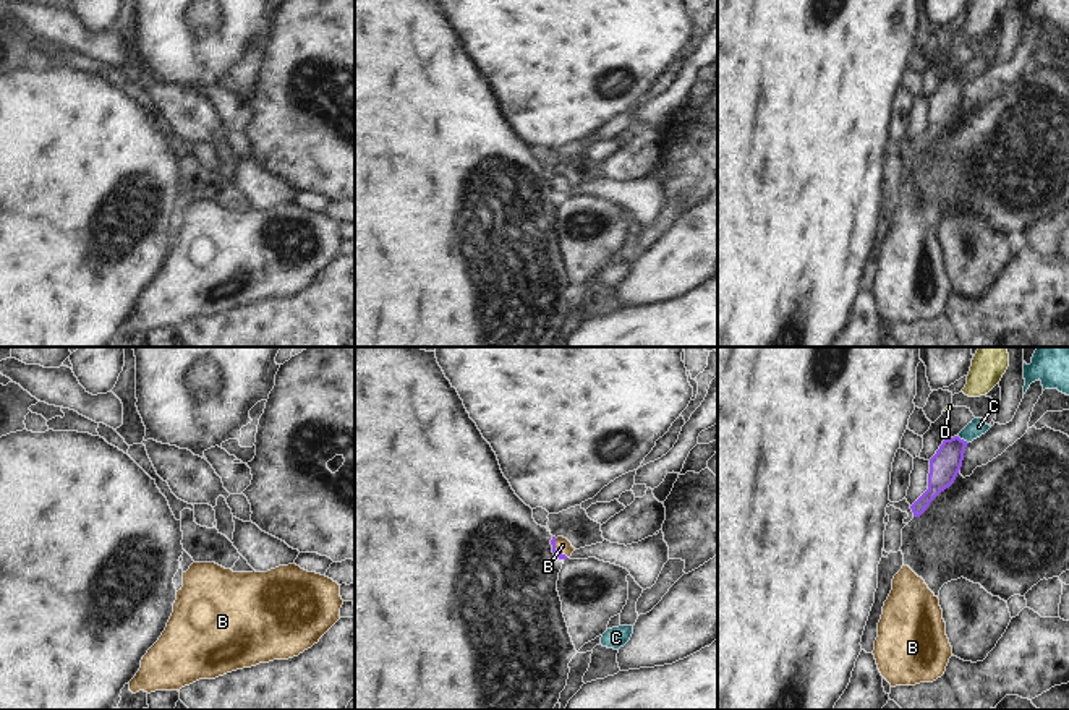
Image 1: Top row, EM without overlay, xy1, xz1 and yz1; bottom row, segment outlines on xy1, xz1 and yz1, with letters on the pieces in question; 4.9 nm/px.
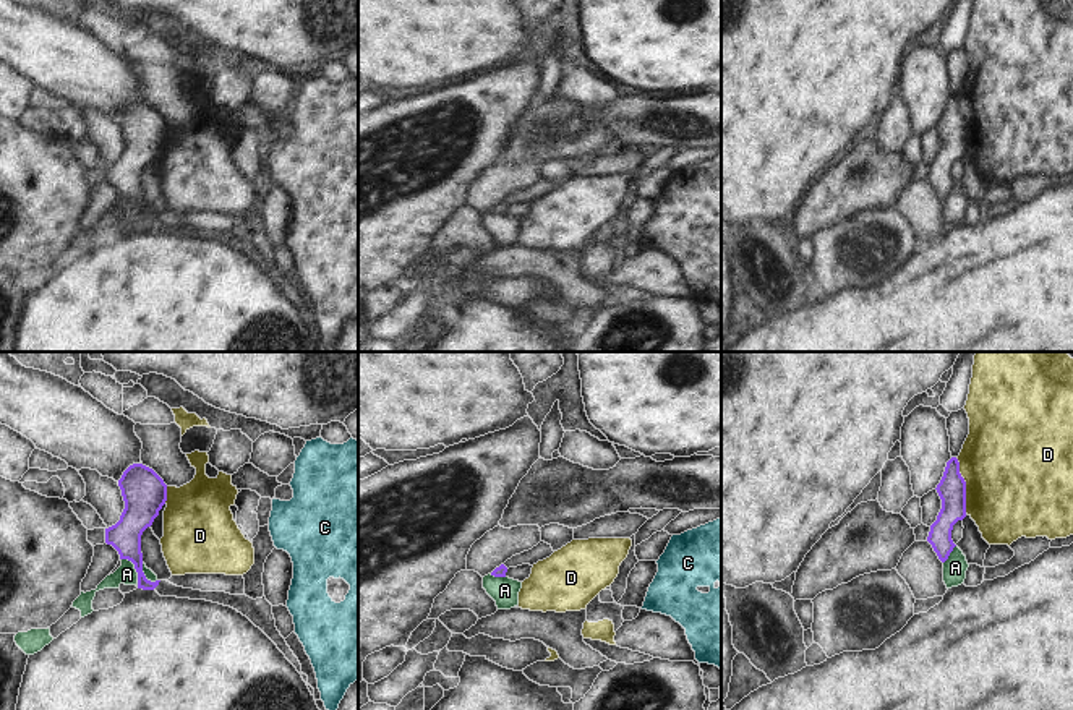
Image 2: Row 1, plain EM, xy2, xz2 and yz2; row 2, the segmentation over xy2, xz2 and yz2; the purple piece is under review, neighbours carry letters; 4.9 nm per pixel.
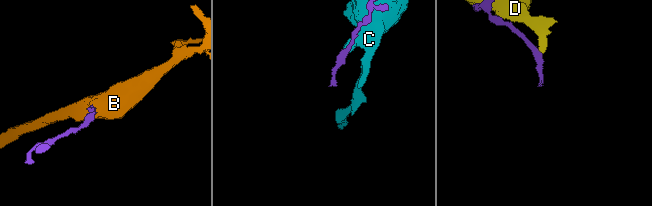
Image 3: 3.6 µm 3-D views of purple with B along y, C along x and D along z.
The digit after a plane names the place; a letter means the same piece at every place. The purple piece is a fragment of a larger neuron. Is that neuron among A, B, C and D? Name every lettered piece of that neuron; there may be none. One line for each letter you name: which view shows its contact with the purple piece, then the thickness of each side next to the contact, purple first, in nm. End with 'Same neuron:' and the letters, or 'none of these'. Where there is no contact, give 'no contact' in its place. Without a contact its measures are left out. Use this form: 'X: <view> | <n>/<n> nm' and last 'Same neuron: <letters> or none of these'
B: xz1 | 30/80 nm
Same neuron: B

